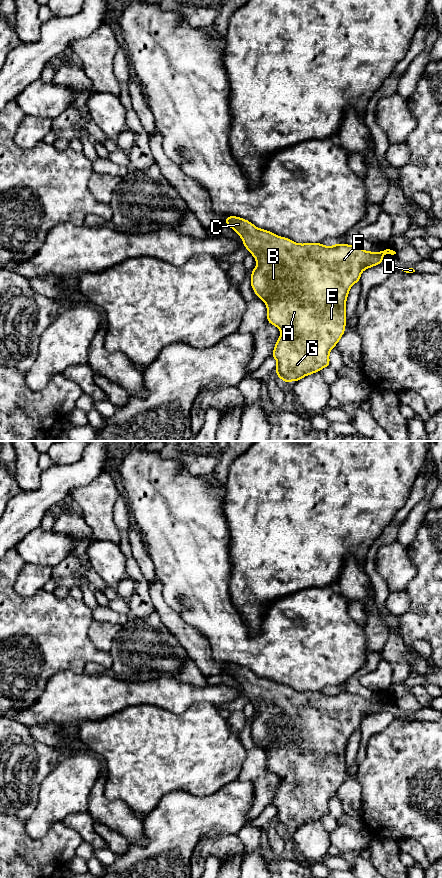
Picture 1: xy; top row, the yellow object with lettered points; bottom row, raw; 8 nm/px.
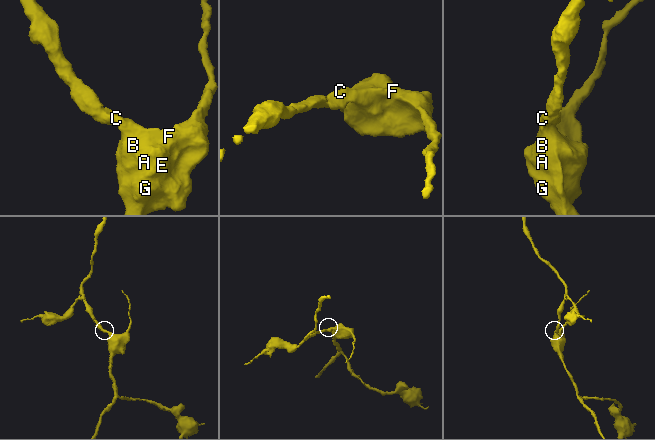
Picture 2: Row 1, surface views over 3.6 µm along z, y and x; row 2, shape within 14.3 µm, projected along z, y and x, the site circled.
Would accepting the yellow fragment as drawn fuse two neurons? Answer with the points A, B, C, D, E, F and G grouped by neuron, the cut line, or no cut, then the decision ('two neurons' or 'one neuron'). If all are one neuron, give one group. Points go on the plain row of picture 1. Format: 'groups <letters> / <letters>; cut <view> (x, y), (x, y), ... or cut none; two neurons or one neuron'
groups A B C D E F G; cut none; one neuron

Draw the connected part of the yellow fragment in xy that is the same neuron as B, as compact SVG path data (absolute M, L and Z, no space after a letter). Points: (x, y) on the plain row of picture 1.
M236 664L226 665L225 670L243 687L243 693L255 705L257 714L251 719L251 734L255 742L267 752L267 769L281 779L271 802L277 808L277 824L285 831L296 830L306 823L320 820L322 816L330 814L329 800L338 792L345 779L345 753L349 737L360 729L364 717L382 712L384 702L394 703L396 700L388 694L381 700L368 700L348 692L334 692L332 695L326 695L322 691L298 692L270 679L259 677L250 669Z

